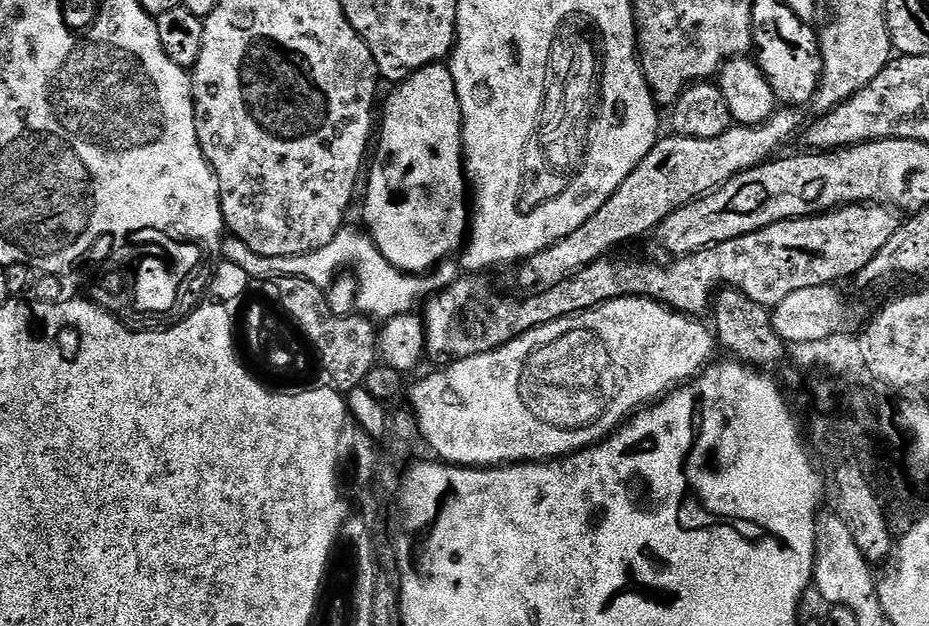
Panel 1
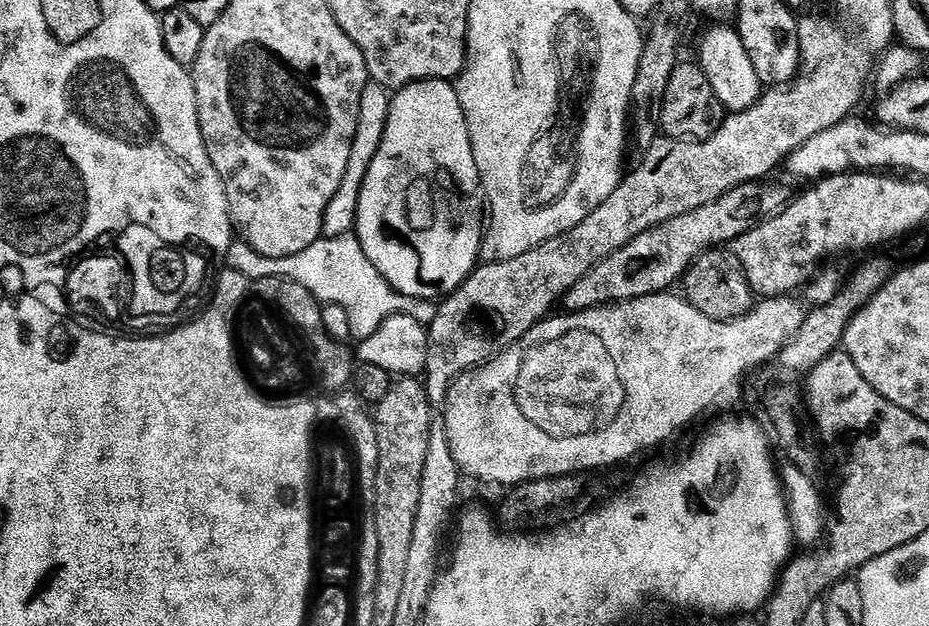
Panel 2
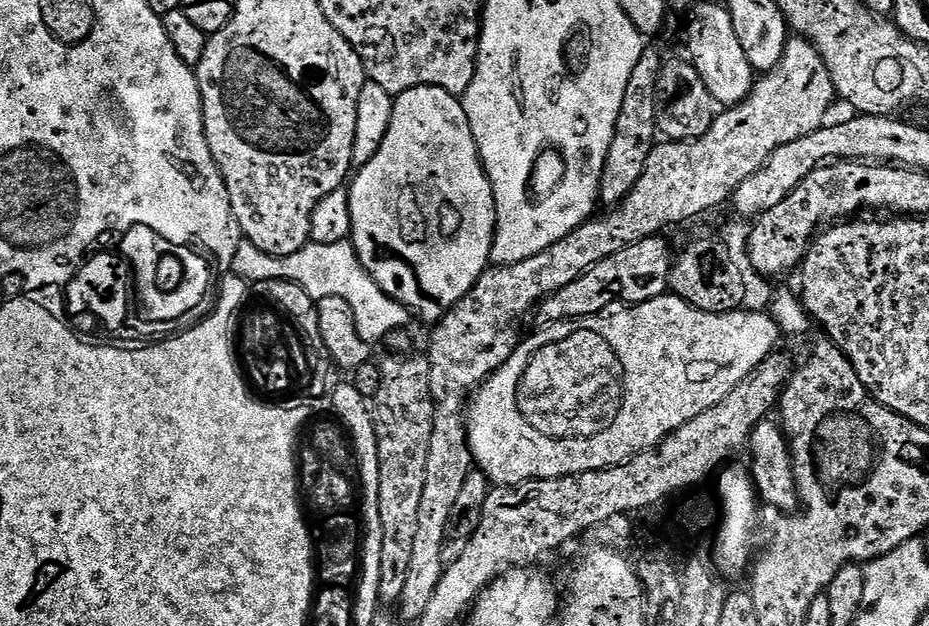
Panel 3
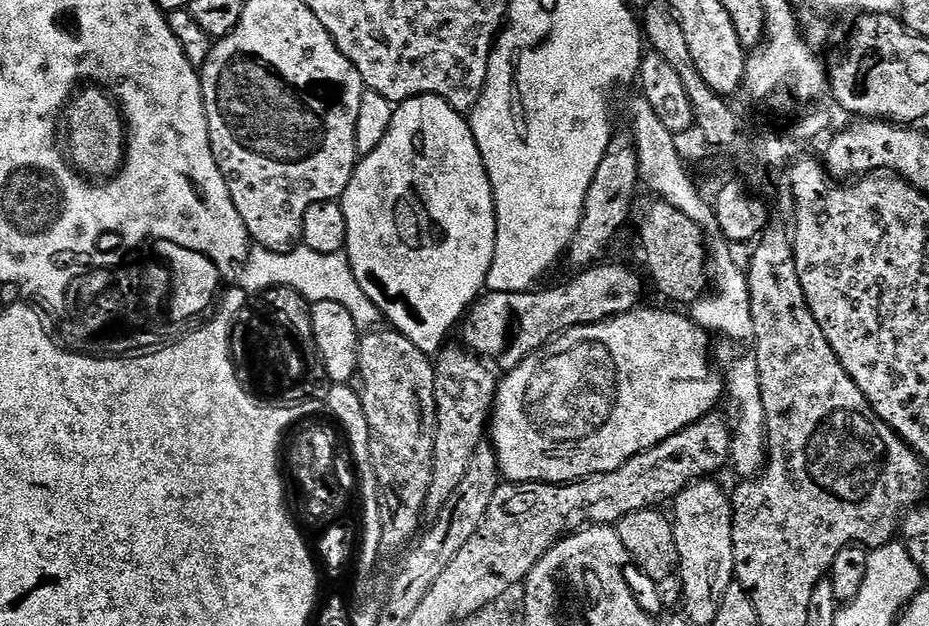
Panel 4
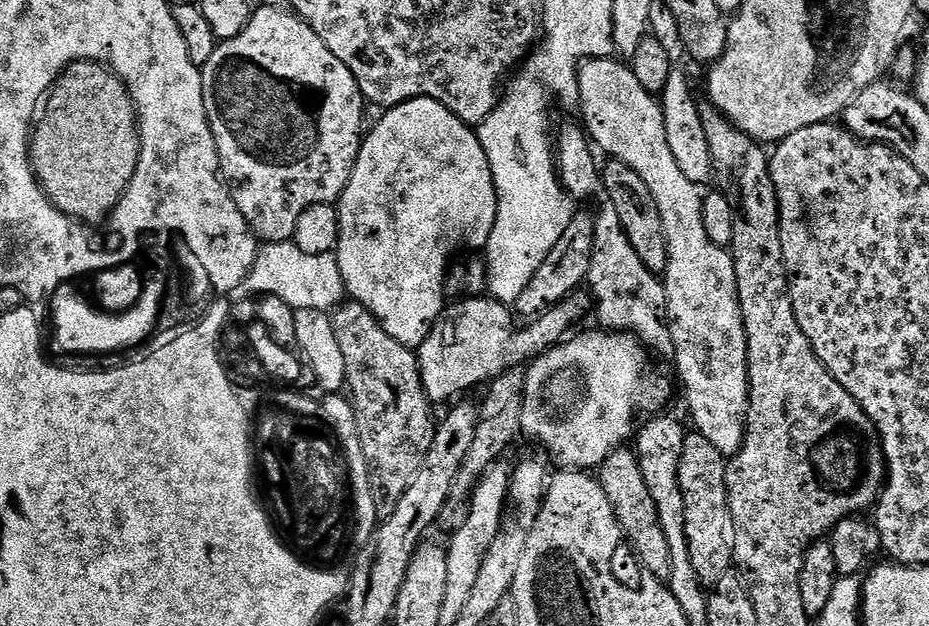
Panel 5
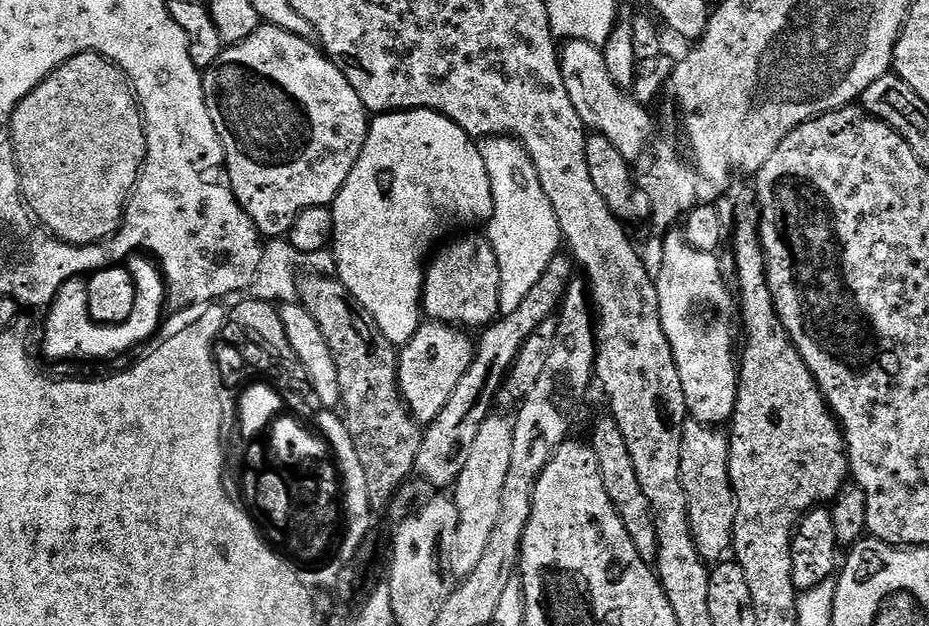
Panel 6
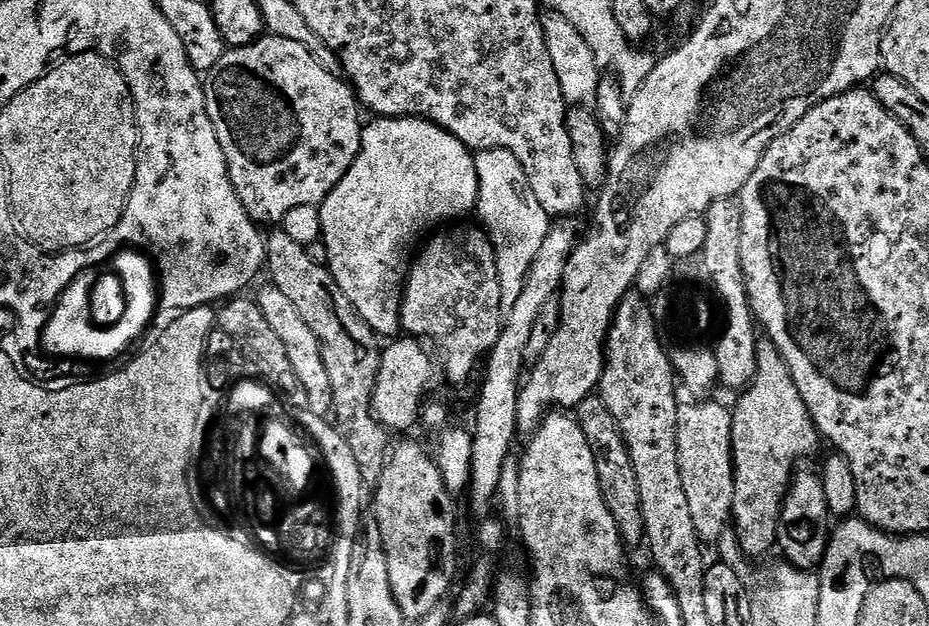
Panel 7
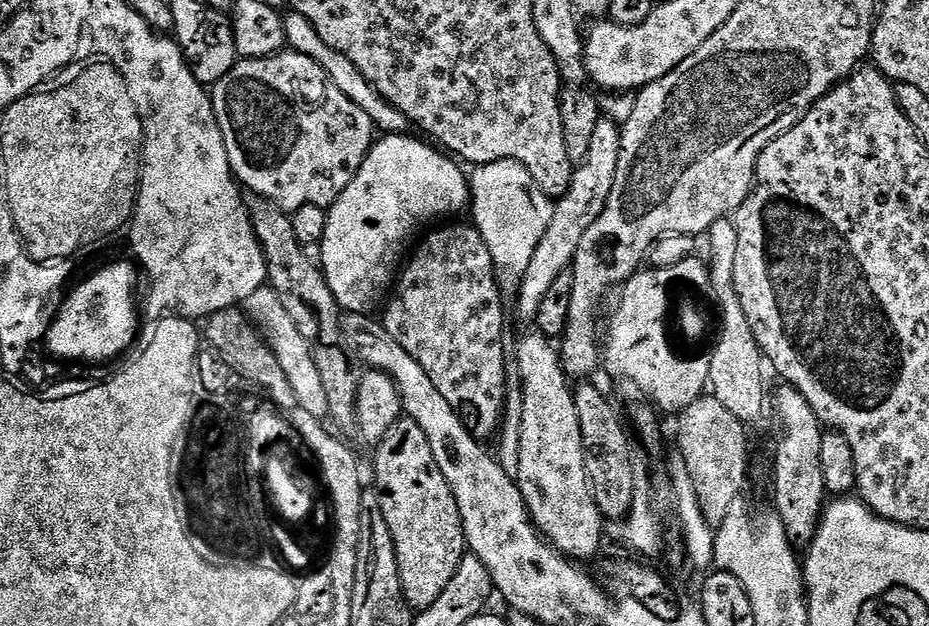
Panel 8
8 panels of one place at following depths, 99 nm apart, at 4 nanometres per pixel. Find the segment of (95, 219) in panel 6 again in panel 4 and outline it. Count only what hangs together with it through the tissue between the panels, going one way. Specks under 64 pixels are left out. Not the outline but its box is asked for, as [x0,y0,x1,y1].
[66,86,126,178]

